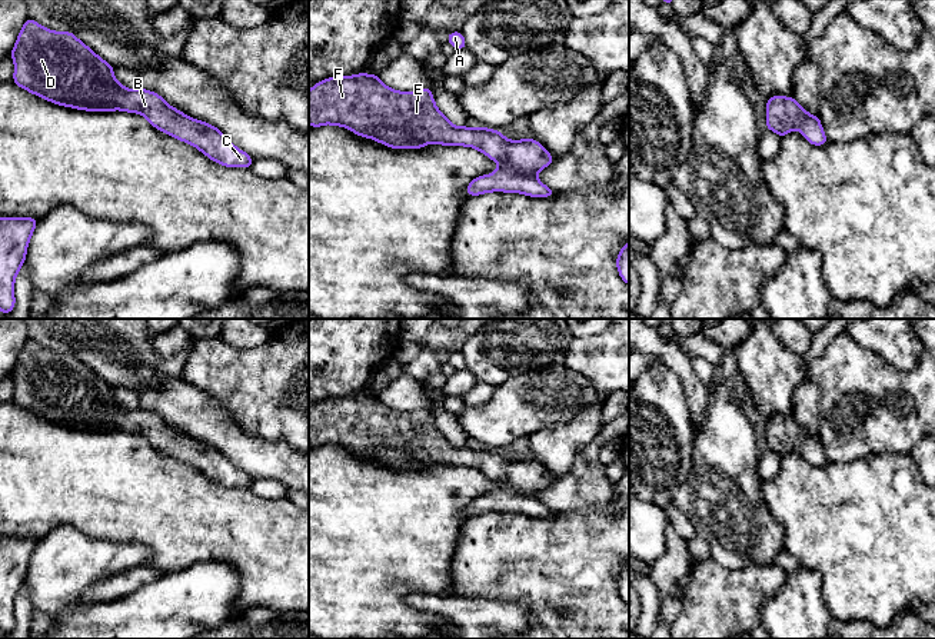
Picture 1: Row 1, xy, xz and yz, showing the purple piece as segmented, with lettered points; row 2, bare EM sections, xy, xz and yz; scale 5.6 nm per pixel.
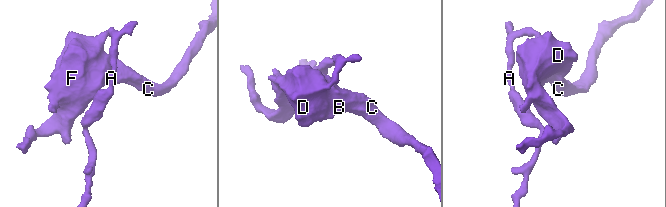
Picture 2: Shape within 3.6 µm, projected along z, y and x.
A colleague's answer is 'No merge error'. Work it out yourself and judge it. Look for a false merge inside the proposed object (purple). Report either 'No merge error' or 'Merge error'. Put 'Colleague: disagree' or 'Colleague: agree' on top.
Colleague: agree
No merge error

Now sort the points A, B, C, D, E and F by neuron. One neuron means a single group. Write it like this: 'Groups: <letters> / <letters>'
Groups: A B C D E F

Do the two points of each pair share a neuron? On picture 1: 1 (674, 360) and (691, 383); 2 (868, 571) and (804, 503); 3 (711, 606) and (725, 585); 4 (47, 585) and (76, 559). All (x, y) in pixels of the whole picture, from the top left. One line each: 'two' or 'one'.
1: one
2: one
3: one
4: one

